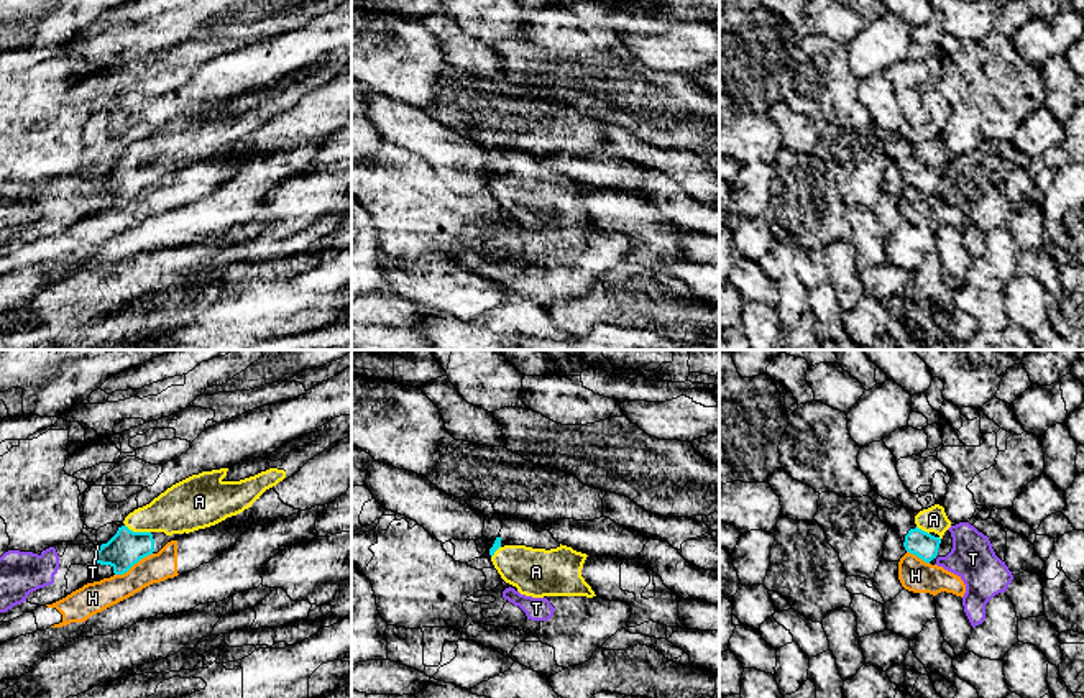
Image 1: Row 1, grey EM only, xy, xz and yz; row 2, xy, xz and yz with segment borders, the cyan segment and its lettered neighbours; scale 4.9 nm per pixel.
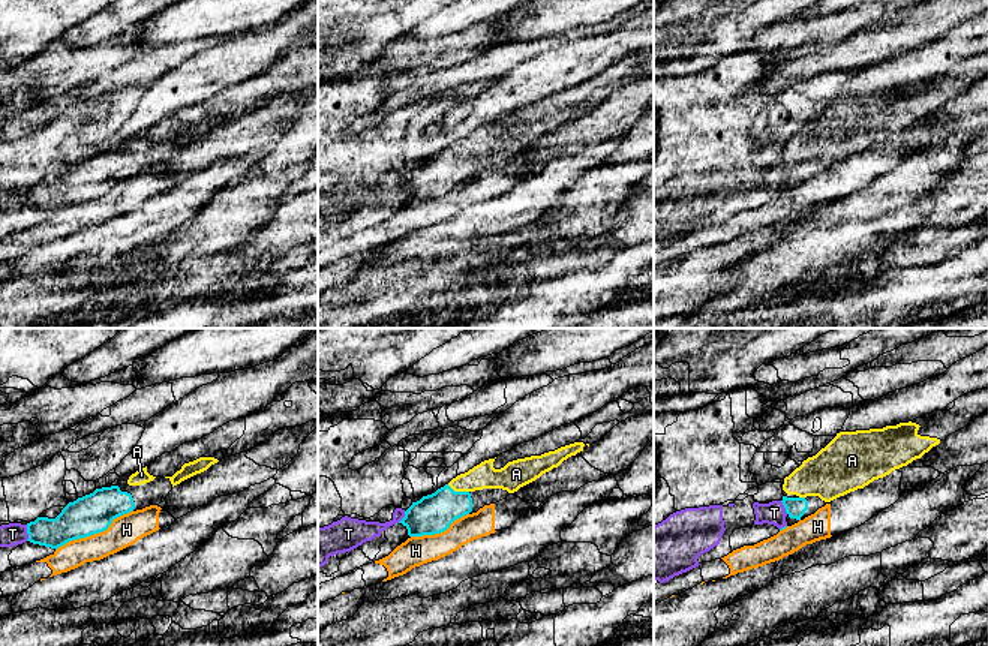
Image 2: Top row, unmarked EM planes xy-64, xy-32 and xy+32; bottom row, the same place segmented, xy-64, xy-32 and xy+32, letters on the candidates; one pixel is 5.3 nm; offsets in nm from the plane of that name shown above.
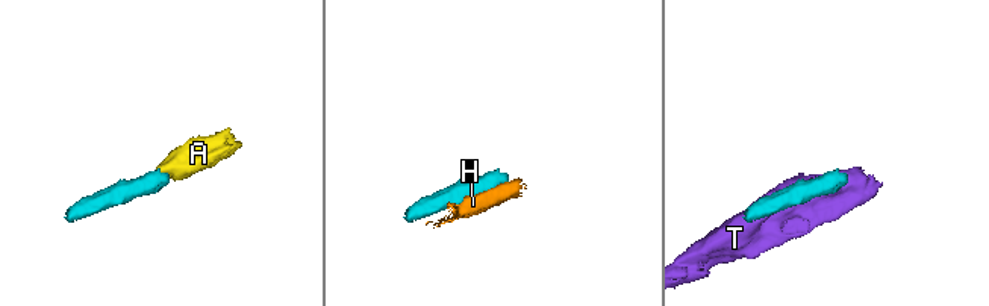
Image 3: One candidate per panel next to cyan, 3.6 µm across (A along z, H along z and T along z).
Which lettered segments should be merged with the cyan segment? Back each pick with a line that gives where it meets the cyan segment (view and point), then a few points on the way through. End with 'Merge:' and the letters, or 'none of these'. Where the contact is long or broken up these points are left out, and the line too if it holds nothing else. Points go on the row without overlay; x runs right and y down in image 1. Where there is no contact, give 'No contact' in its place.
A: Touches cyan at xy (138, 165). Path across: xy (125, 181), (138, 165), (153, 150), (183, 140)
Merge: A

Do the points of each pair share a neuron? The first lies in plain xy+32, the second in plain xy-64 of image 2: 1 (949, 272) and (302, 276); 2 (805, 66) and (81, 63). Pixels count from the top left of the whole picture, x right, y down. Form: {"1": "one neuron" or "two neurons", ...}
{"1": "two neurons", "2": "two neurons"}

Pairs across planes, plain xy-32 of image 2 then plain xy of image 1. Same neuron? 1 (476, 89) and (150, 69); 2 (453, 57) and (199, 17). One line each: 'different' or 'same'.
1: different
2: same

